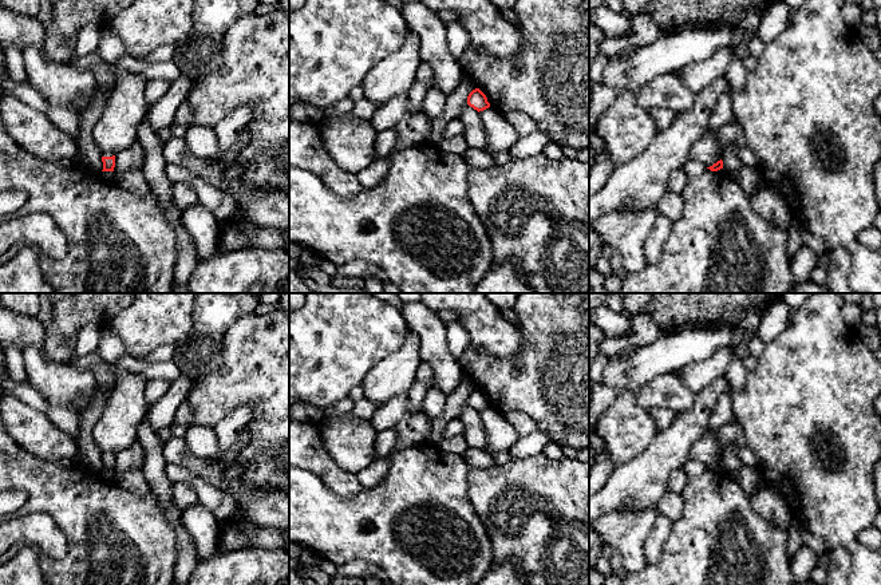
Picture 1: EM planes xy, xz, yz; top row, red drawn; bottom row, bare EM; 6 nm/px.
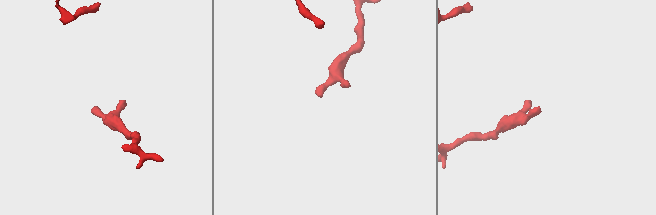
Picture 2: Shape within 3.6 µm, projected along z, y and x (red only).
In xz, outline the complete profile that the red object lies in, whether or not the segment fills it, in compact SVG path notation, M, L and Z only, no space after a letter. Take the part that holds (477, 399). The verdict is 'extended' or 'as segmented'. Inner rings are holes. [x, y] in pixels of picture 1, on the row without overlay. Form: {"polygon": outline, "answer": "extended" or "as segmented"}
{"polygon": "M475 388L469 394L467 404L478 412L490 407L486 395L479 388Z", "answer": "as segmented"}

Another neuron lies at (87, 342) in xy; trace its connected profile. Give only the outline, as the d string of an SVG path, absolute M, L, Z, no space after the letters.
M91 323L84 325L78 335L75 357L84 357L98 349L100 336L99 325Z

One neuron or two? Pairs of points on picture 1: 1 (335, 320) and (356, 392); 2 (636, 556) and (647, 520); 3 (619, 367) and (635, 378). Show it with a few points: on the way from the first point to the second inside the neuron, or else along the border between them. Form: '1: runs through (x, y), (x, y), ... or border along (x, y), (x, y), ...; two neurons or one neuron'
1: border along (360, 384), (348, 395); two neurons
2: runs through (636, 546), (637, 529); one neuron
3: runs through (623, 368), (631, 374); one neuron

